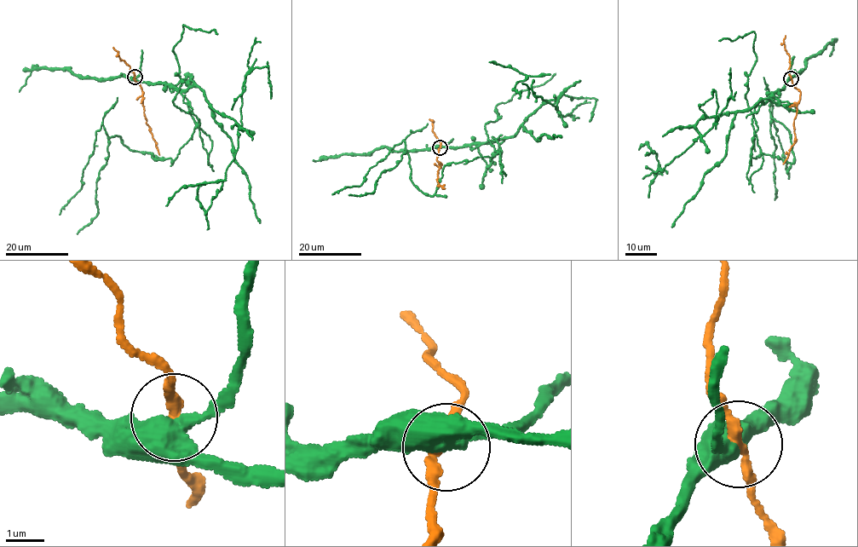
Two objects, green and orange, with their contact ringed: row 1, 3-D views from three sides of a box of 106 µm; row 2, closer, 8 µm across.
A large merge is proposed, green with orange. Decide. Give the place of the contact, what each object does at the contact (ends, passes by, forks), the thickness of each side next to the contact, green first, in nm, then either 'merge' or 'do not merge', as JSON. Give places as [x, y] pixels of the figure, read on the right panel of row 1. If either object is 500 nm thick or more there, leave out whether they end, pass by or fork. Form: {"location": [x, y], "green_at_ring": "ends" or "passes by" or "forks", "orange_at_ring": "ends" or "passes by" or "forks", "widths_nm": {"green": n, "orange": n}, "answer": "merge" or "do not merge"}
{"location": [791, 78], "widths_nm": {"green": 500, "orange": 240}, "answer": "do not merge"}

